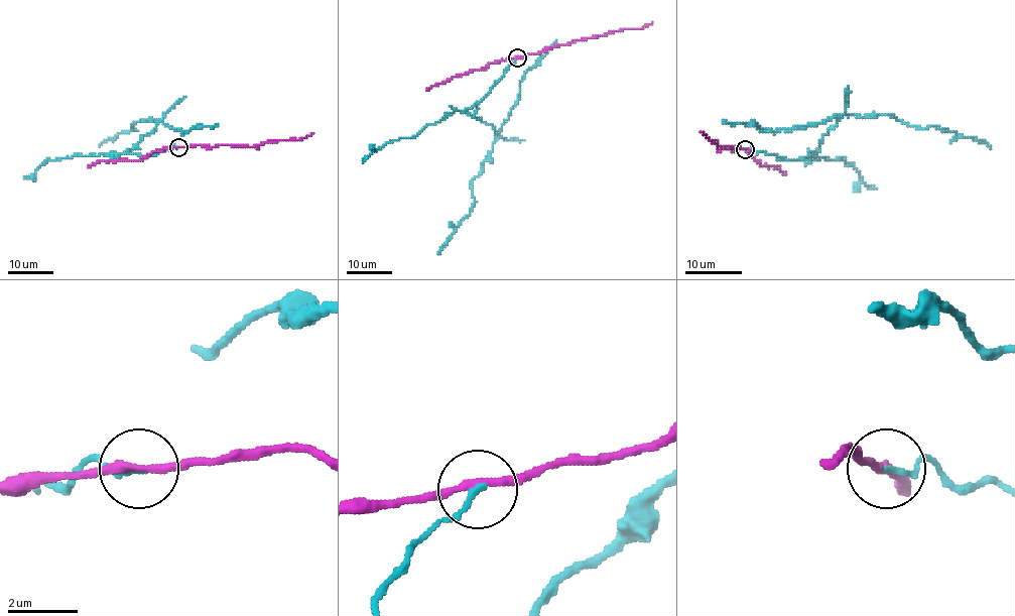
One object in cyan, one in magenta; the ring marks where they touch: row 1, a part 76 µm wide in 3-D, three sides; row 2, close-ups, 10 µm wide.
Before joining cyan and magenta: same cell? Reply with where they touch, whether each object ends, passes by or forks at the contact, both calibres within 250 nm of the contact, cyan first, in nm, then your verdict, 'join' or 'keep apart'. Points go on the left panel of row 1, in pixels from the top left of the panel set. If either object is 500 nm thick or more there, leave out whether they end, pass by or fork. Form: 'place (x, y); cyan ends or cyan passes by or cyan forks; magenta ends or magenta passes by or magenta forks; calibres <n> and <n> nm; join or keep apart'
place (178, 147); cyan ends; magenta passes by; calibres 180 and 200 nm; keep apart

